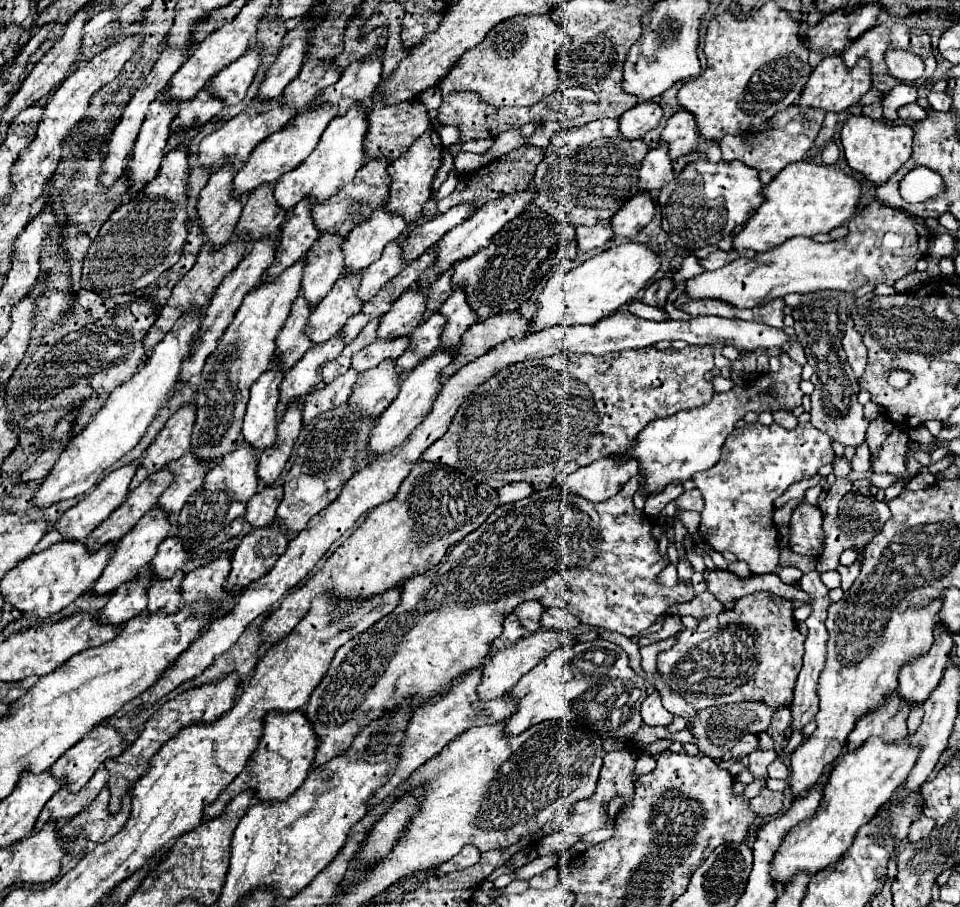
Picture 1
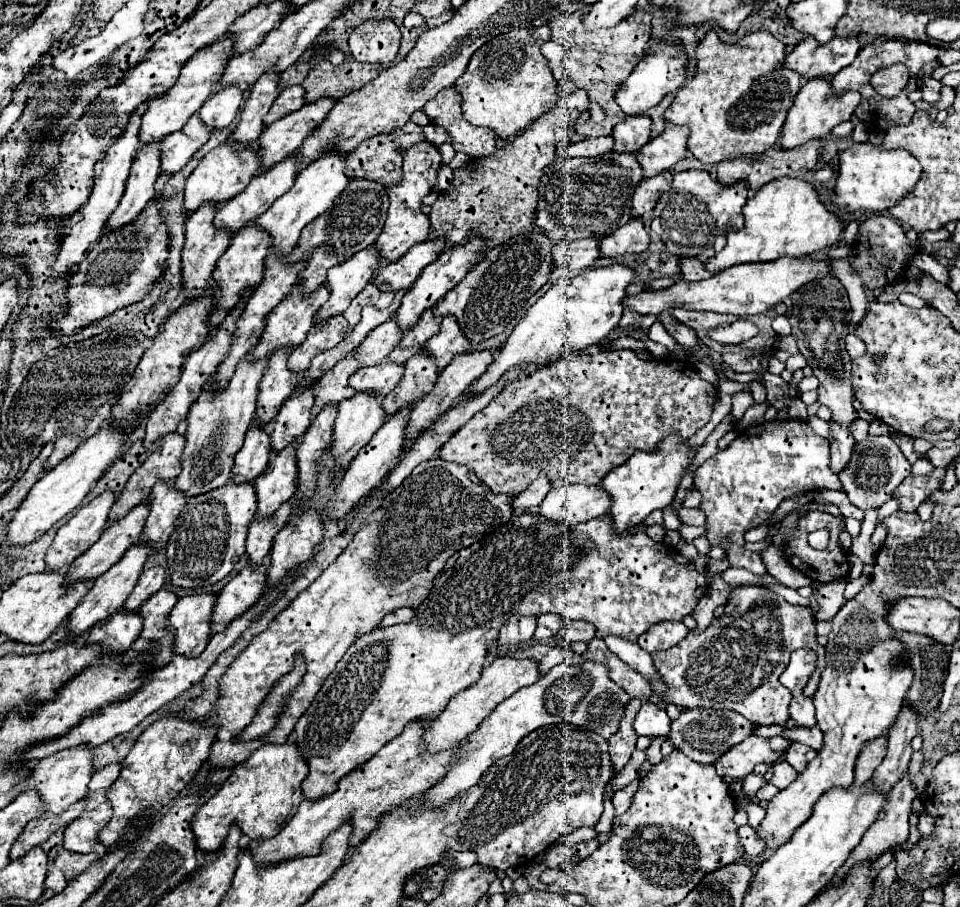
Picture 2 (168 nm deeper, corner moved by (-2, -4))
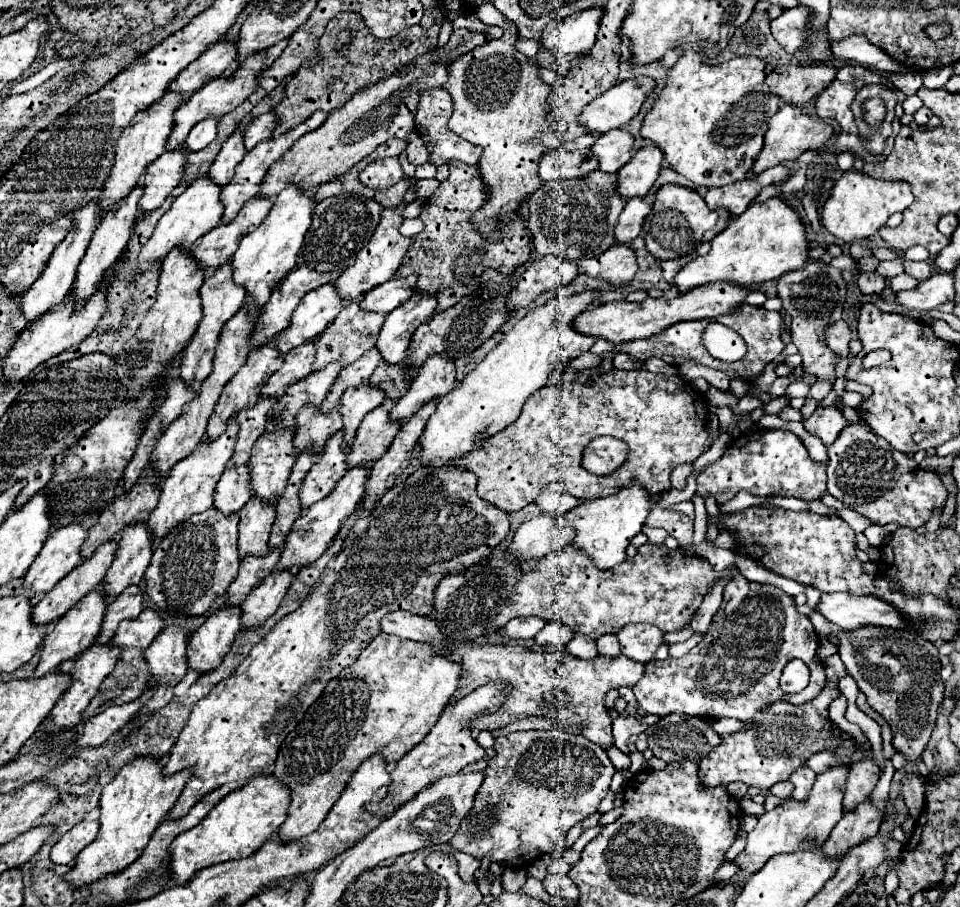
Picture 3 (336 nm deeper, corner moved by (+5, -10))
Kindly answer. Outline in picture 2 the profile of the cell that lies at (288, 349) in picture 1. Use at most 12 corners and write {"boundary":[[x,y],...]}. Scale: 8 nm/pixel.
{"boundary":[[289,350],[273,352],[259,384],[257,422],[275,418],[299,374]]}

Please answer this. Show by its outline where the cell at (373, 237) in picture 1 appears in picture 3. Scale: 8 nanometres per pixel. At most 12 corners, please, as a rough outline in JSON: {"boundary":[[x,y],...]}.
{"boundary":[[332,284],[308,292],[280,332],[282,354],[320,336],[344,302]]}

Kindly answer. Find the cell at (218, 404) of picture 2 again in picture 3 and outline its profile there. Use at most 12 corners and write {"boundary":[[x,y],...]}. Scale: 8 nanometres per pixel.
{"boundary":[[238,422],[170,470],[148,528],[160,542],[212,508]]}

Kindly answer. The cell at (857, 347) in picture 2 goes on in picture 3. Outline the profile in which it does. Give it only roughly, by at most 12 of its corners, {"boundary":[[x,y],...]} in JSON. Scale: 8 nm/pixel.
{"boundary":[[844,320],[824,330],[824,342],[842,358],[848,356],[852,332]]}

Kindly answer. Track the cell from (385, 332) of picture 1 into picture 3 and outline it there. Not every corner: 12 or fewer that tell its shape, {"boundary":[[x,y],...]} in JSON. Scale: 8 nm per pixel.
{"boundary":[[370,348],[360,360],[340,370],[318,412],[338,406],[348,388],[364,384],[382,362]]}

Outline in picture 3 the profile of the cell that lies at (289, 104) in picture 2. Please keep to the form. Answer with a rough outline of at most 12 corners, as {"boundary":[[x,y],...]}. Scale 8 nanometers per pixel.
{"boundary":[[274,112],[252,118],[244,128],[244,146],[252,150],[276,128]]}

